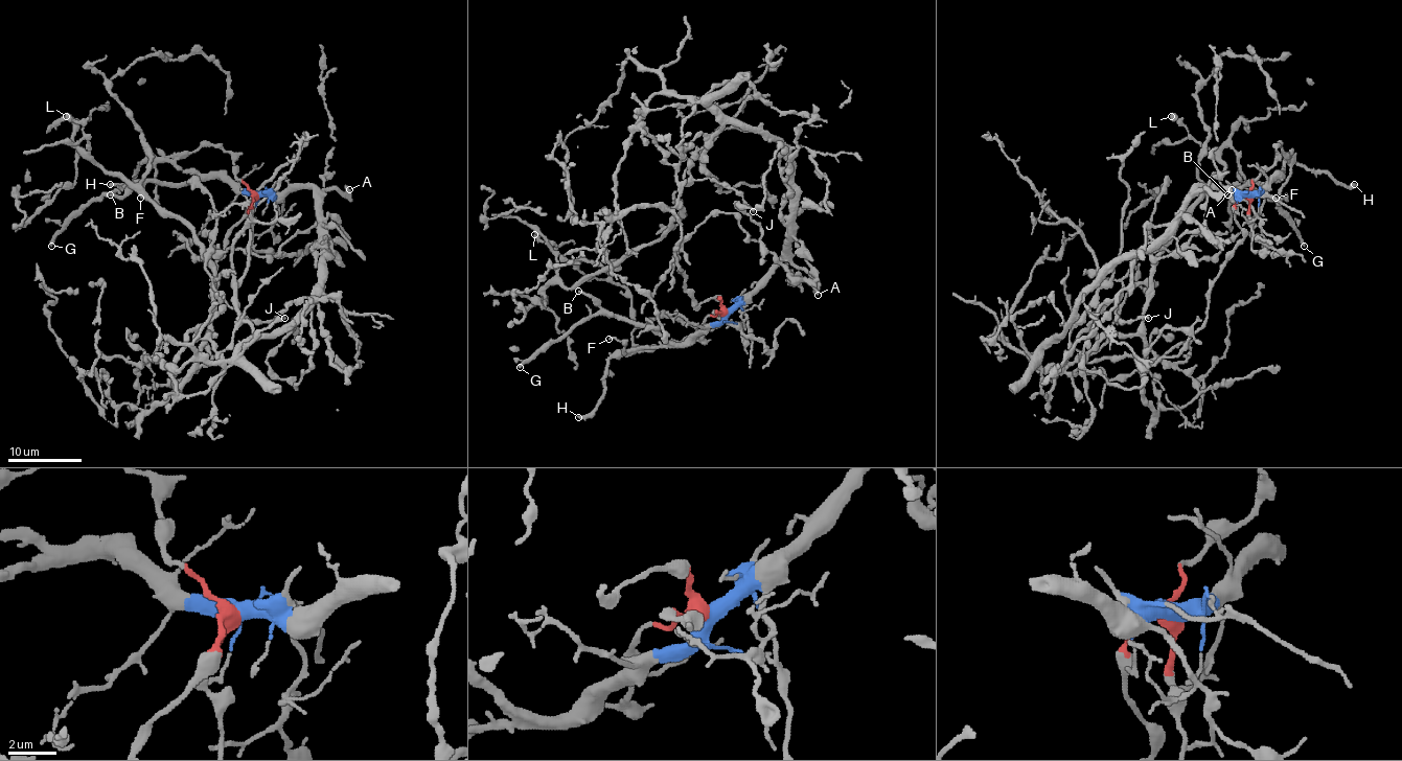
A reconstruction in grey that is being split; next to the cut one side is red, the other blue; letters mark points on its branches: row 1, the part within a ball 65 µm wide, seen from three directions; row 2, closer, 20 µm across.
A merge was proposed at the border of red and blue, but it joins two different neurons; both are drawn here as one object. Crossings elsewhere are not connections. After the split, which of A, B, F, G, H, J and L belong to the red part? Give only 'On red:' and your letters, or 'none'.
On red: J, L

